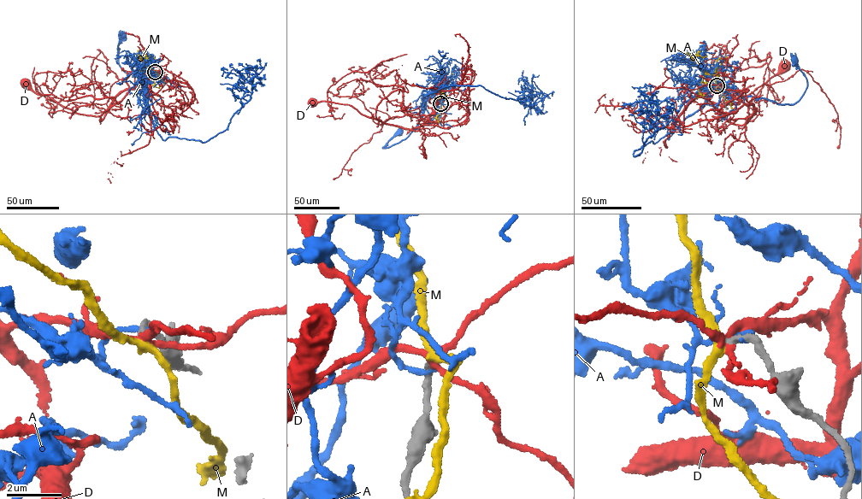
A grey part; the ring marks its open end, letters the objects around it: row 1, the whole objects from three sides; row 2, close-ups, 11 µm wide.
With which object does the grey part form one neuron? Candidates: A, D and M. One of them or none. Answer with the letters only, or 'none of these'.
none of these

